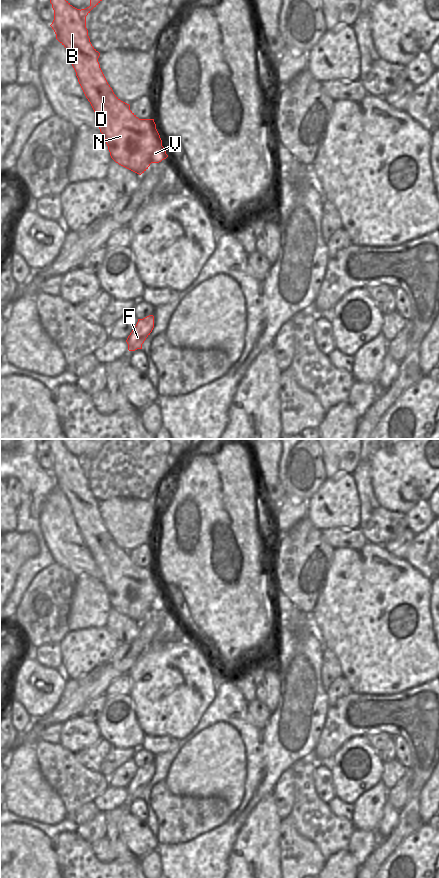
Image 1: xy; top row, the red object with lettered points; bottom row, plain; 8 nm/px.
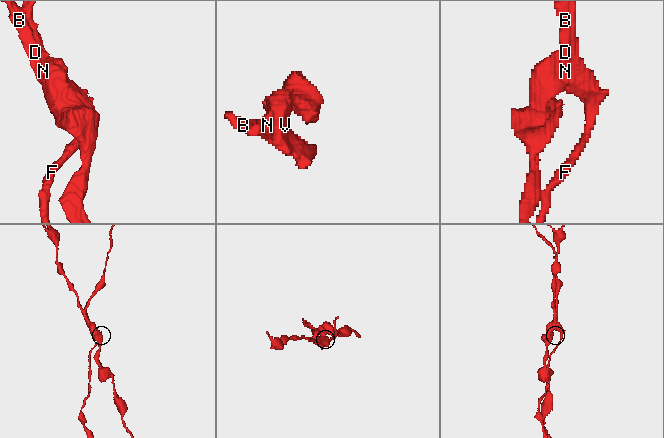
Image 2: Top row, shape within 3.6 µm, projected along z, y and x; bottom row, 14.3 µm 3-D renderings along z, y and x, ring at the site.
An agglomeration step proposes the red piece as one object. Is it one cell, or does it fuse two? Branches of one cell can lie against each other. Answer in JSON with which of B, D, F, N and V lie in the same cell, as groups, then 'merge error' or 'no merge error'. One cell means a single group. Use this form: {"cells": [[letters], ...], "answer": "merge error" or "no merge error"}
{"cells": [["B", "D", "N", "V"], ["F"]], "answer": "merge error"}

